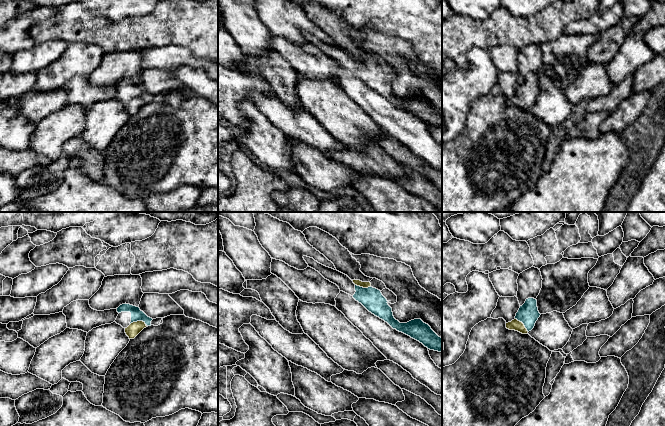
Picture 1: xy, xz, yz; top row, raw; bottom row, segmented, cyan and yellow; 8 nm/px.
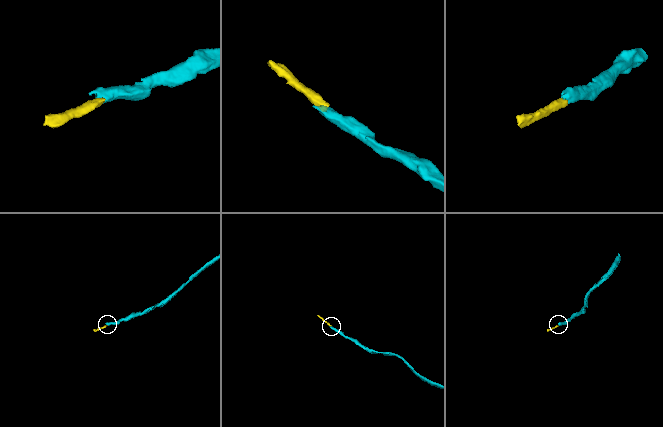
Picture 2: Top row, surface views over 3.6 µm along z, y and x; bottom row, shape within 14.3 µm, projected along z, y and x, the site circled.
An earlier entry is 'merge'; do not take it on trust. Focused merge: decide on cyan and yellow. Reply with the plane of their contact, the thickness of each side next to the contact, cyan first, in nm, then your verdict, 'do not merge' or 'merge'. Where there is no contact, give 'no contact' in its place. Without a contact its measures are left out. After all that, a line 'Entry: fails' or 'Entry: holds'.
contact in xy; calibres 100 and 100 nm; merge
Entry: holds

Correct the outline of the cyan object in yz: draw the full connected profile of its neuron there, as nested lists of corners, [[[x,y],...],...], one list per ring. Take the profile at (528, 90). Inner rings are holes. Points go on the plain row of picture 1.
[[[528,74],[525,79],[520,82],[515,95],[506,99],[506,104],[518,107],[522,110],[527,110],[534,104],[540,91],[537,83],[537,76]]]

